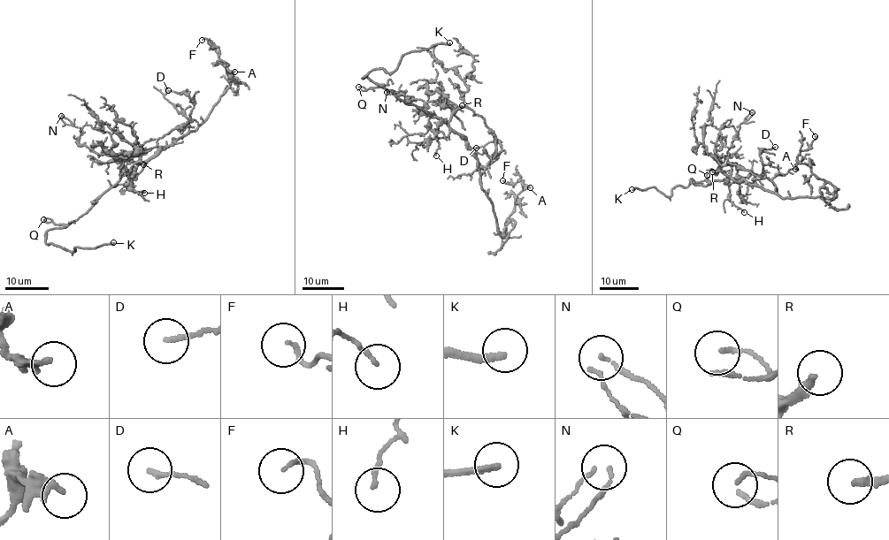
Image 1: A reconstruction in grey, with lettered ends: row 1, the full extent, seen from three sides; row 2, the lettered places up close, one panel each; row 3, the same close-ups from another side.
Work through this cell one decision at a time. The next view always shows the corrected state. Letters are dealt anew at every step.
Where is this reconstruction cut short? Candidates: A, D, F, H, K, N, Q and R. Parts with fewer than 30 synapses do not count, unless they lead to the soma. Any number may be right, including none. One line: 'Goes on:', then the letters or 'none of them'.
Goes on: K, R

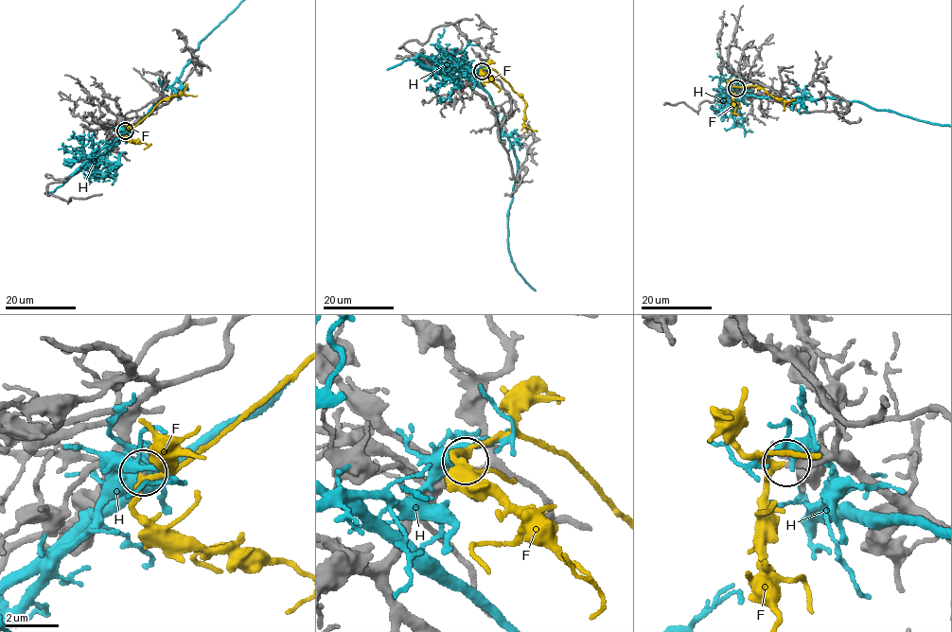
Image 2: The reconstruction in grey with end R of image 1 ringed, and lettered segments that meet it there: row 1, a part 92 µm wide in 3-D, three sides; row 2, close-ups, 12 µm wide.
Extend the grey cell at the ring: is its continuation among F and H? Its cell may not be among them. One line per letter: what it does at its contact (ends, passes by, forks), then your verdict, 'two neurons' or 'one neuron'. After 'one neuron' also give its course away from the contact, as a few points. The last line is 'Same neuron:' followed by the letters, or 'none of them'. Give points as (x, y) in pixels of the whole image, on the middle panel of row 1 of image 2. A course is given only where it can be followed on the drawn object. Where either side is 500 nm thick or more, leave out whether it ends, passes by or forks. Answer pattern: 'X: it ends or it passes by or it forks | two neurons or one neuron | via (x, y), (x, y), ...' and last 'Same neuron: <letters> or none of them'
F: it passes by | one neuron | via (482, 70), (488, 68), (496, 71), (522, 97), (525, 105), (524, 124), (537, 131)
H: it forks | two neurons
Same neuron: F

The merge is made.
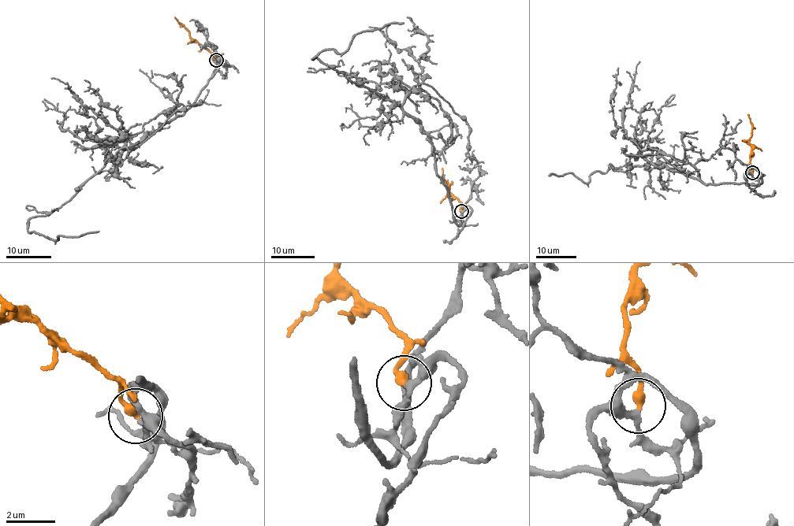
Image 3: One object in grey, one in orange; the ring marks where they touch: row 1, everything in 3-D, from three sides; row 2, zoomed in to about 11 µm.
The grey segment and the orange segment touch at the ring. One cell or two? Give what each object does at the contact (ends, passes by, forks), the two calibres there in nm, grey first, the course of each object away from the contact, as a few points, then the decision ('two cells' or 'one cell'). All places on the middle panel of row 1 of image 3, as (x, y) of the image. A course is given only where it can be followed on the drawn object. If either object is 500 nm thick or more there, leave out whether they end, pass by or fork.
grey passes by | orange ends | 240/320 nm | grey via (462, 212), (459, 226), (420, 120), (312, 58), (325, 50), (342, 53), (358, 32), (404, 22) | orange via (461, 211), (461, 205), (451, 194), (442, 168) | one cell

